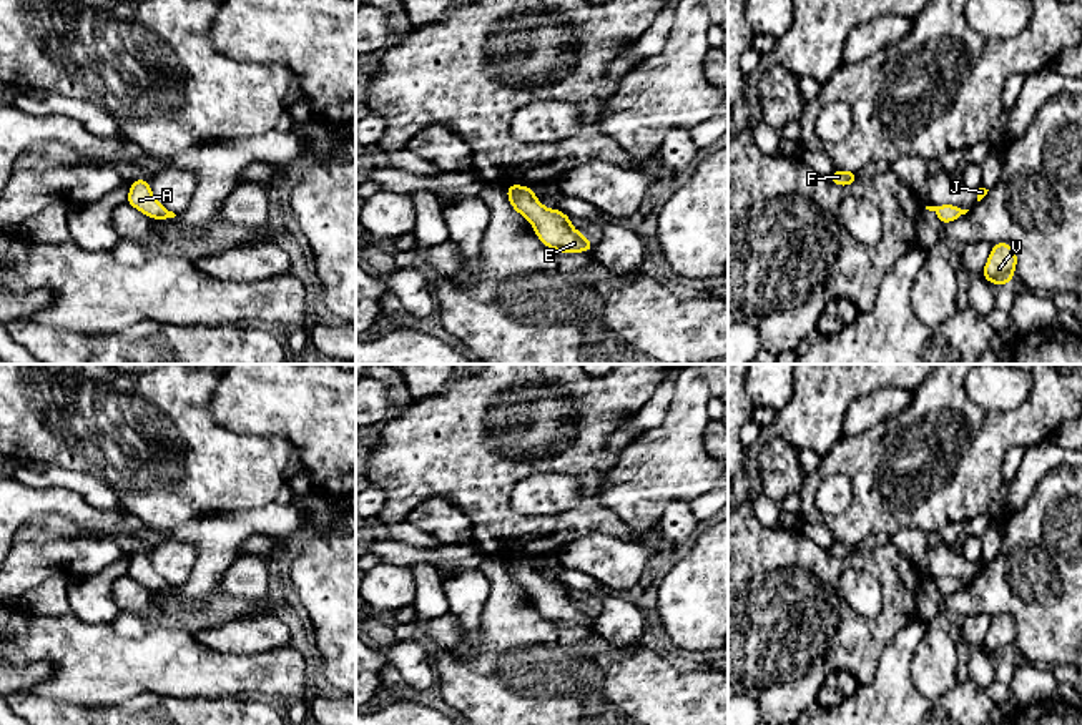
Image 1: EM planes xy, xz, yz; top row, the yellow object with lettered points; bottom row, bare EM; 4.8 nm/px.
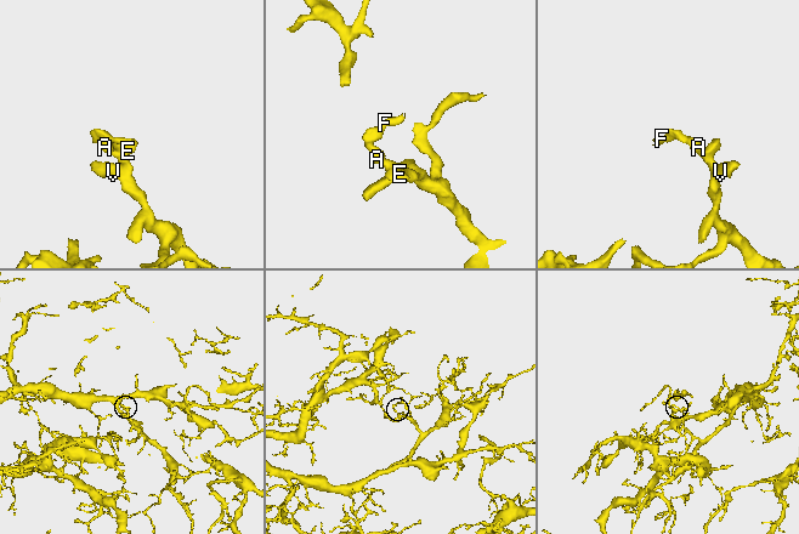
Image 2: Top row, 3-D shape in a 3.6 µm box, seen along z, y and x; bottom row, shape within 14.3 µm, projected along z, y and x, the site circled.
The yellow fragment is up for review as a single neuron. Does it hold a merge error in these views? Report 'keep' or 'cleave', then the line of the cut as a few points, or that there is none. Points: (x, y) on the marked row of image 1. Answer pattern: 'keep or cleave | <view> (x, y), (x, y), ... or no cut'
keep | no cut

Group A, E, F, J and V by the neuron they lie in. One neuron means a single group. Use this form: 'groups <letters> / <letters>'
groups A E F J V

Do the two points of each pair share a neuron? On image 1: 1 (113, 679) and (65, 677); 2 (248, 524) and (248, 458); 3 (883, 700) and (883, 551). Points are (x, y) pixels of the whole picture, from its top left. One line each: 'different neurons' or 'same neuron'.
1: same neuron
2: different neurons
3: different neurons

